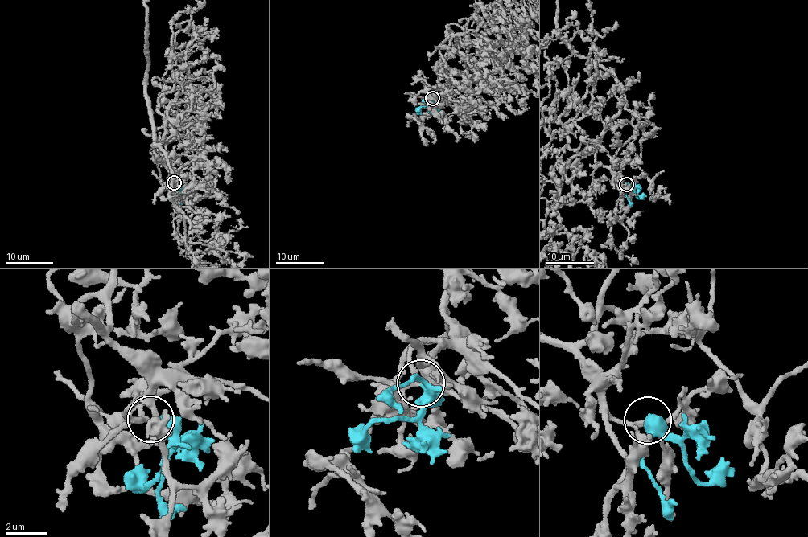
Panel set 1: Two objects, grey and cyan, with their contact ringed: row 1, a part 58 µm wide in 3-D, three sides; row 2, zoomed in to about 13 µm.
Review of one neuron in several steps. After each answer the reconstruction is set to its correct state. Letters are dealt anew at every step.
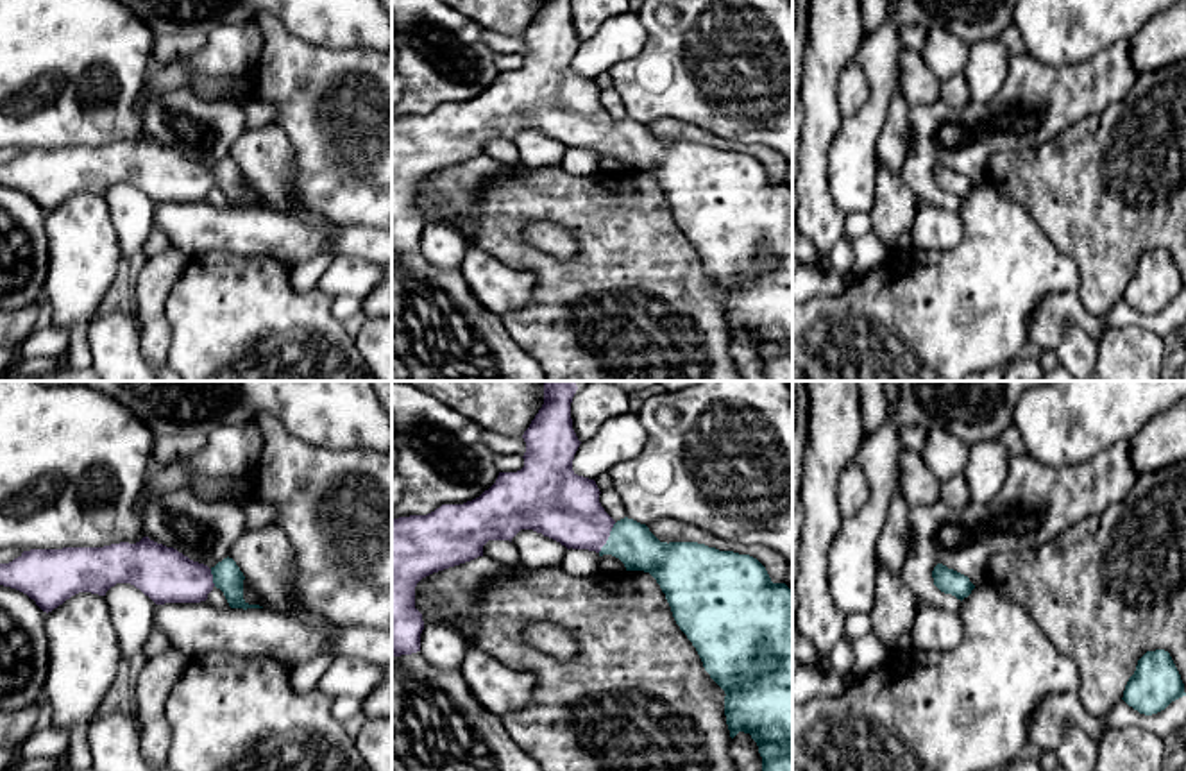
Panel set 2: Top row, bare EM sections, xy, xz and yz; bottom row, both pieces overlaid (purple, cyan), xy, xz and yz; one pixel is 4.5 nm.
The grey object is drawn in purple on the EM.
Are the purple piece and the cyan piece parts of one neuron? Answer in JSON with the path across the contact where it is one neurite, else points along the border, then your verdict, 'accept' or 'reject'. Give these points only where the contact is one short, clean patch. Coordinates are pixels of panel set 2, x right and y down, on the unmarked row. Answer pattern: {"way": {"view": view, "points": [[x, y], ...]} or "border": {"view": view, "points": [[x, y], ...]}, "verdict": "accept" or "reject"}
{"way": {"view": "xz", "points": [[562, 104], [584, 124], [609, 135], [632, 142]]}, "verdict": "accept"}

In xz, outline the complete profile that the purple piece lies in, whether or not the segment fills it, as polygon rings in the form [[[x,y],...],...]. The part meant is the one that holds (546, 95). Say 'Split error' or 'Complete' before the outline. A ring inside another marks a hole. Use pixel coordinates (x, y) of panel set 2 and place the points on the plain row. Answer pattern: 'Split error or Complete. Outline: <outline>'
Split error. Outline: [[[544,0],[542,7],[531,20],[529,27],[524,30],[522,38],[526,41],[526,52],[524,52],[524,66],[517,72],[499,72],[496,82],[485,89],[479,97],[467,100],[463,104],[442,104],[435,111],[428,114],[410,114],[410,116],[399,116],[392,120],[392,256],[401,254],[411,254],[420,250],[420,233],[424,229],[422,213],[415,208],[415,186],[417,182],[438,170],[470,161],[478,156],[483,156],[483,145],[488,140],[510,140],[521,131],[521,129],[533,129],[537,132],[542,132],[544,136],[549,136],[567,148],[589,148],[596,150],[599,156],[612,154],[619,157],[626,170],[644,170],[649,172],[657,182],[660,184],[662,191],[665,193],[665,199],[671,206],[673,216],[680,229],[687,234],[687,238],[696,247],[705,270],[710,274],[710,277],[724,290],[724,315],[726,324],[730,329],[730,336],[733,338],[739,331],[750,333],[751,338],[758,345],[758,352],[762,356],[762,370],[767,377],[767,381],[792,381],[792,190],[785,182],[773,182],[766,166],[750,154],[739,154],[733,150],[719,150],[716,147],[708,147],[705,143],[698,141],[660,141],[646,123],[640,123],[633,118],[621,118],[614,120],[605,107],[599,102],[599,88],[594,79],[578,75],[572,70],[572,59],[580,47],[580,39],[572,29],[572,18],[571,18],[571,2],[572,0]]]

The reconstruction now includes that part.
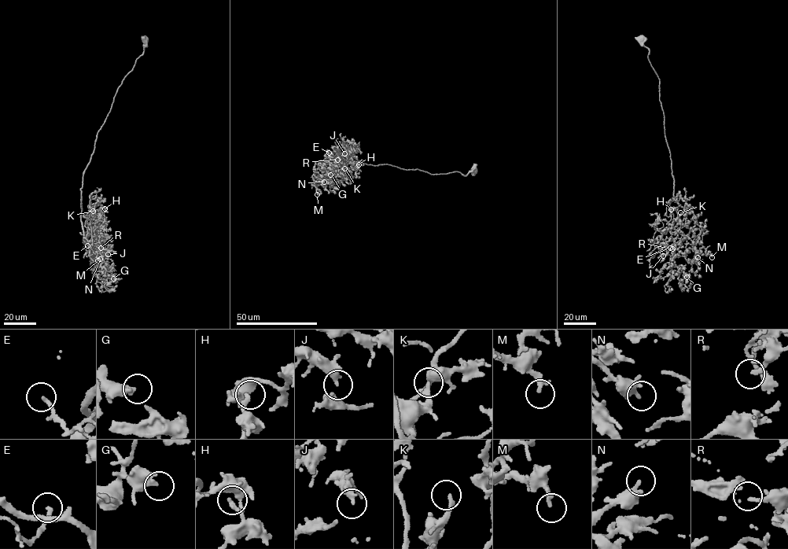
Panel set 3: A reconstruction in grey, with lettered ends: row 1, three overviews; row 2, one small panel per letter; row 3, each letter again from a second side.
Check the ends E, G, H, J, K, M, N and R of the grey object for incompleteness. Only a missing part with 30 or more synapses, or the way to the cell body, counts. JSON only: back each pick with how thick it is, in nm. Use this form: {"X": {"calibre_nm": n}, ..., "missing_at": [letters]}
{"missing_at": []}

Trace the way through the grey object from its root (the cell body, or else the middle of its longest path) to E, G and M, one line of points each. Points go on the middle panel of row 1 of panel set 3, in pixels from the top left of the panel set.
E: (474, 170), (465, 175), (454, 171), (432, 174), (344, 159), (327, 177), (324, 167), (329, 152)
G: (474, 170), (465, 175), (454, 171), (432, 174), (344, 159), (327, 177), (325, 154), (318, 166), (330, 175)
M: (474, 170), (465, 175), (432, 174), (344, 159), (327, 177), (322, 167), (312, 186), (317, 194)

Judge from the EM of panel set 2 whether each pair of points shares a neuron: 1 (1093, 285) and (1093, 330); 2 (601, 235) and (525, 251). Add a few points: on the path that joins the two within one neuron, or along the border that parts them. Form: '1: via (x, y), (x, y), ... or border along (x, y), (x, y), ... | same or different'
1: border along (1075, 292), (1092, 313), (1104, 317) | different
2: via (587, 256), (576, 267), (546, 267) | same

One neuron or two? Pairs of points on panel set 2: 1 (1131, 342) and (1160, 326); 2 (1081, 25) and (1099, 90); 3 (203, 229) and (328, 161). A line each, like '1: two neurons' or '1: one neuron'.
1: two neurons
2: two neurons
3: two neurons

